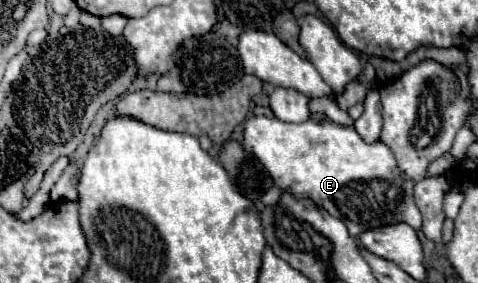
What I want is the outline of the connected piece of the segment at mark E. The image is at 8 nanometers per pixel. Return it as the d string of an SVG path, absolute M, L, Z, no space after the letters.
M254 116L244 122L244 148L262 162L278 188L294 194L296 198L312 198L316 206L322 206L334 218L342 220L352 236L400 222L406 222L414 230L422 228L422 212L414 202L414 182L400 172L394 152L382 140L368 144L354 130L354 126L342 126L330 120L318 122L314 118L300 124L290 124L276 118Z

